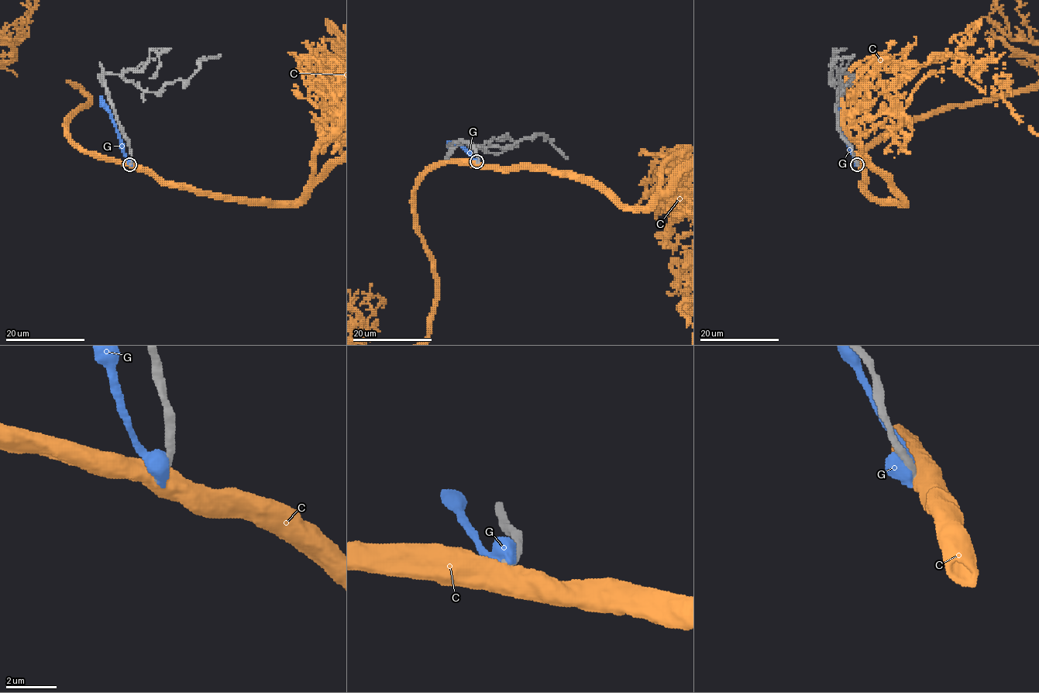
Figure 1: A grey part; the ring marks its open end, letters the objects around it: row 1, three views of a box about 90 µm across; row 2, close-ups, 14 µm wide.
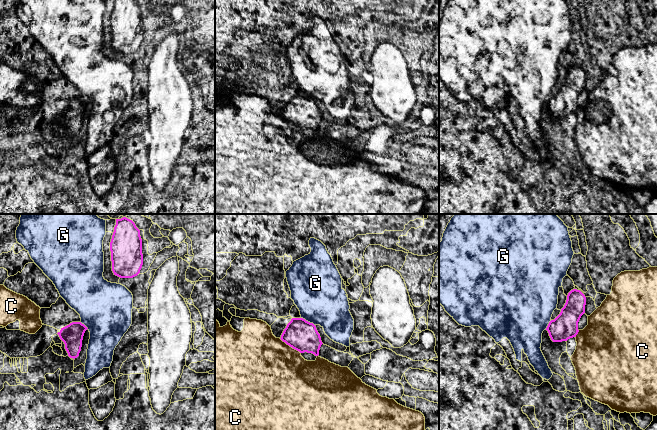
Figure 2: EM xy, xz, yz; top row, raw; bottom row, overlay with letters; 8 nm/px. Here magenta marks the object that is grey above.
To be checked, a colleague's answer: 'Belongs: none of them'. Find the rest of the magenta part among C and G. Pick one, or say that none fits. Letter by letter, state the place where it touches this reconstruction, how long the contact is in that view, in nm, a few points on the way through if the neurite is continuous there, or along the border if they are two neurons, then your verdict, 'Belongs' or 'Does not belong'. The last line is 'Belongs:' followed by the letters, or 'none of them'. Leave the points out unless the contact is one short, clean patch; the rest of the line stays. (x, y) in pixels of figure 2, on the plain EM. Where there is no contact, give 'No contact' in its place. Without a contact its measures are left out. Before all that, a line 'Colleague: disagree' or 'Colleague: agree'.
Colleague: agree
C: Touches magenta at xz (290, 122). Shared border 220 nm. Boundary: xz (279, 114), (300, 129). Does not belong
G: Touches magenta at xz (307, 97). Shared border 130 nm. Does not belong
Belongs: none of them

